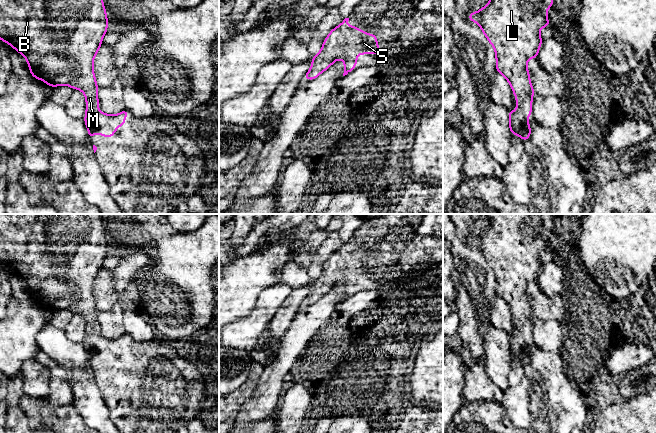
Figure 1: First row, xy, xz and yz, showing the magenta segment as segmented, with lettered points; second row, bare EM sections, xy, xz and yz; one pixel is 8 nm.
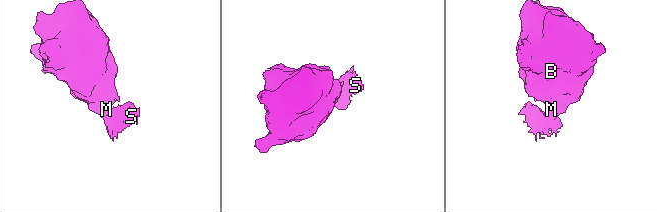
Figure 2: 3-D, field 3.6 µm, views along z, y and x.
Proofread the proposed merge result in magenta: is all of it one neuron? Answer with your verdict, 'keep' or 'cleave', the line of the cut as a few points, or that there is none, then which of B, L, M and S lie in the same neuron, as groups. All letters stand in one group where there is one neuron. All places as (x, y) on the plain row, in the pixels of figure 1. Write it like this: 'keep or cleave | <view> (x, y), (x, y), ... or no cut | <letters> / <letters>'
keep | no cut | B L M S

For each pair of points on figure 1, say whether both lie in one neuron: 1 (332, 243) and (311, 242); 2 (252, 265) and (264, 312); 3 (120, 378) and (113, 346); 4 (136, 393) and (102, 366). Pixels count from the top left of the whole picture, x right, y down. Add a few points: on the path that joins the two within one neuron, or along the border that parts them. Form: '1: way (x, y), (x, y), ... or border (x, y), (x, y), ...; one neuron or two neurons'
1: border (338, 230), (331, 233), (311, 256); two neurons
2: border (279, 281), (267, 287), (259, 295); two neurons
3: way (120, 370), (113, 360), (113, 354); one neuron
4: way (128, 385), (110, 367); one neuron

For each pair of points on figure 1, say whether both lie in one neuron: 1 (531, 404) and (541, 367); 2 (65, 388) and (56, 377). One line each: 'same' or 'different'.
1: same
2: same

